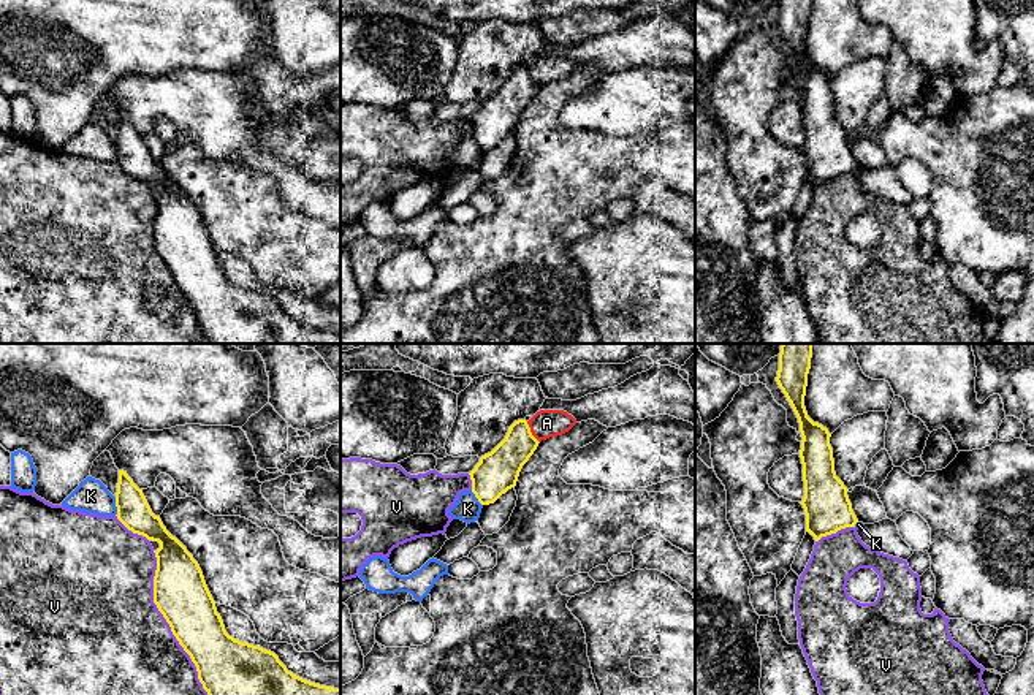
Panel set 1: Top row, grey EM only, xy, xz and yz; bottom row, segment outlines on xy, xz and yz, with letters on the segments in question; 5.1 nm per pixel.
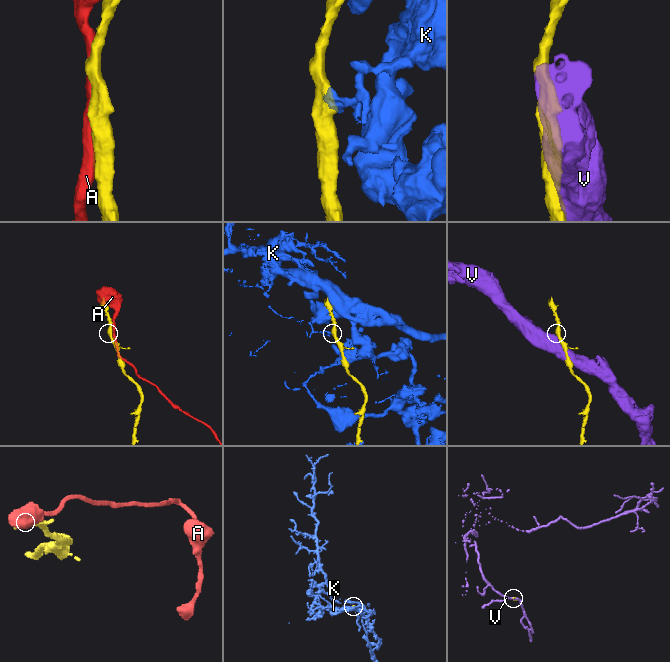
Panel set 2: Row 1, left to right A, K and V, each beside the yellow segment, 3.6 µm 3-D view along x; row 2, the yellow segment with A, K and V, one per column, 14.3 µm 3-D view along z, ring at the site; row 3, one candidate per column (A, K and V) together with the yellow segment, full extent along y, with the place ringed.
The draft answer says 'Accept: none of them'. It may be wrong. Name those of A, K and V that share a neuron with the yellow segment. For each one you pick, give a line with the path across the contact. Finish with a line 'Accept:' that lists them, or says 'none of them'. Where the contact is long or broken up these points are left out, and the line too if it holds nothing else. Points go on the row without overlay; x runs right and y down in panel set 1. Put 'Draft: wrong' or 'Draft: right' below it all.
Accept: none of them
Draft: right

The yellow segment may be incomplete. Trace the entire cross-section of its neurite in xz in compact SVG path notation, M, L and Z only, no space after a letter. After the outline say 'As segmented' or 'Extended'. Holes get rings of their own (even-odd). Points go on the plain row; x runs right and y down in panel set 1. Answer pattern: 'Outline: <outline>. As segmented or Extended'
Outline: M526 65L515 66L505 84L469 119L472 138L481 150L494 149L502 139L516 131L523 111L538 92Z. As segmented

